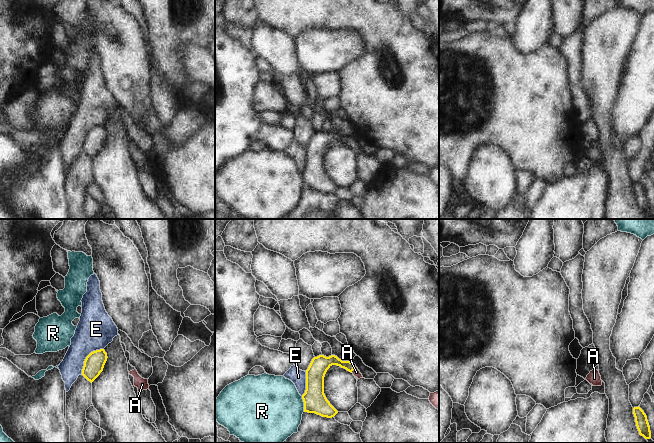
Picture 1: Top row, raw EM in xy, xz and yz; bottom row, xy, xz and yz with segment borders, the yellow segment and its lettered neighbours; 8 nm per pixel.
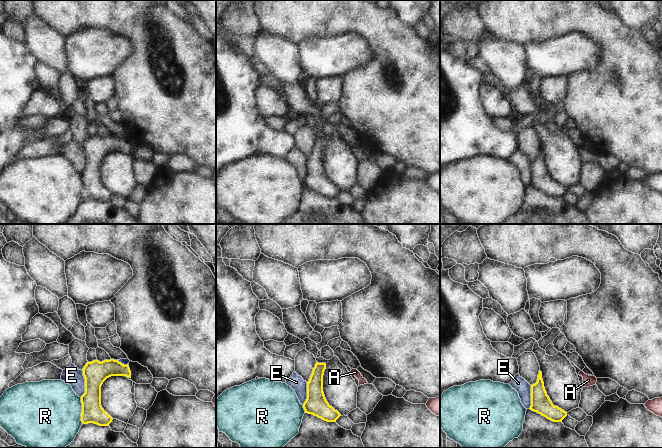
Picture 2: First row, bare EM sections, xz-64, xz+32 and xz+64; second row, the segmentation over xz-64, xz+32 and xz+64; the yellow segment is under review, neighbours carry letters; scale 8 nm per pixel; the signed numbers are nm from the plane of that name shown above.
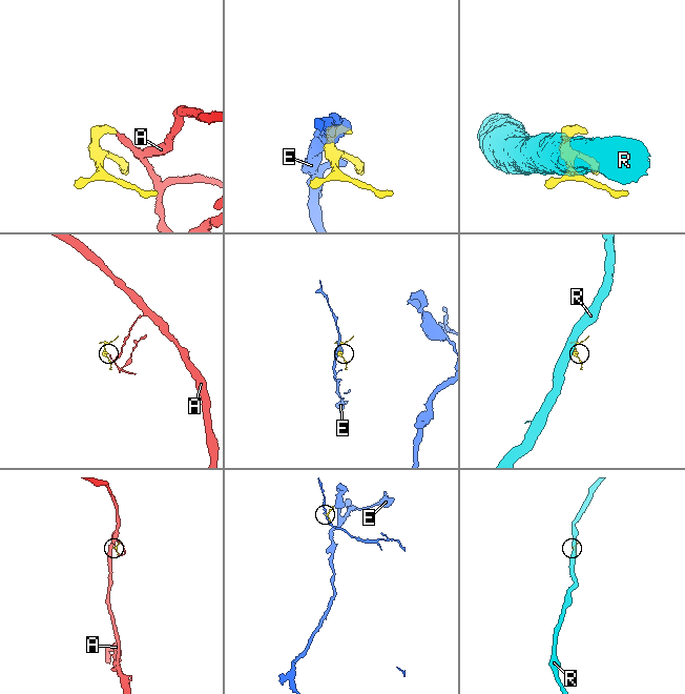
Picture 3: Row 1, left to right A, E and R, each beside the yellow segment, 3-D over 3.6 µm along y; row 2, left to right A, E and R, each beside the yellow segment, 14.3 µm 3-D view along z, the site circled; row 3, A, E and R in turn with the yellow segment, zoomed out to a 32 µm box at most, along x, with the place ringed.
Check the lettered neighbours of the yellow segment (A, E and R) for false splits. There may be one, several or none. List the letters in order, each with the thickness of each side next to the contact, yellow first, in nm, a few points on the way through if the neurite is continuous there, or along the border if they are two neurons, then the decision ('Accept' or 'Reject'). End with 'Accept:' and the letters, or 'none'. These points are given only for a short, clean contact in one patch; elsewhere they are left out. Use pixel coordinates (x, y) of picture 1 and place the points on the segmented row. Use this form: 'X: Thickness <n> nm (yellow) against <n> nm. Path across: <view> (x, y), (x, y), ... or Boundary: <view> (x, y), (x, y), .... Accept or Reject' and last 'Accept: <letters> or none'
A: Thickness 120 nm (yellow) against 60 nm. Path across: xz (323, 363), (339, 362), (353, 368), (356, 372). Accept
E: Thickness 160 nm (yellow) against 300 nm. Reject
R: Thickness 190 nm (yellow) against 480 nm. Reject
Accept: A

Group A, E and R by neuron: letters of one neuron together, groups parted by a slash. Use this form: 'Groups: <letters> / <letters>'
Groups: A / E / R

